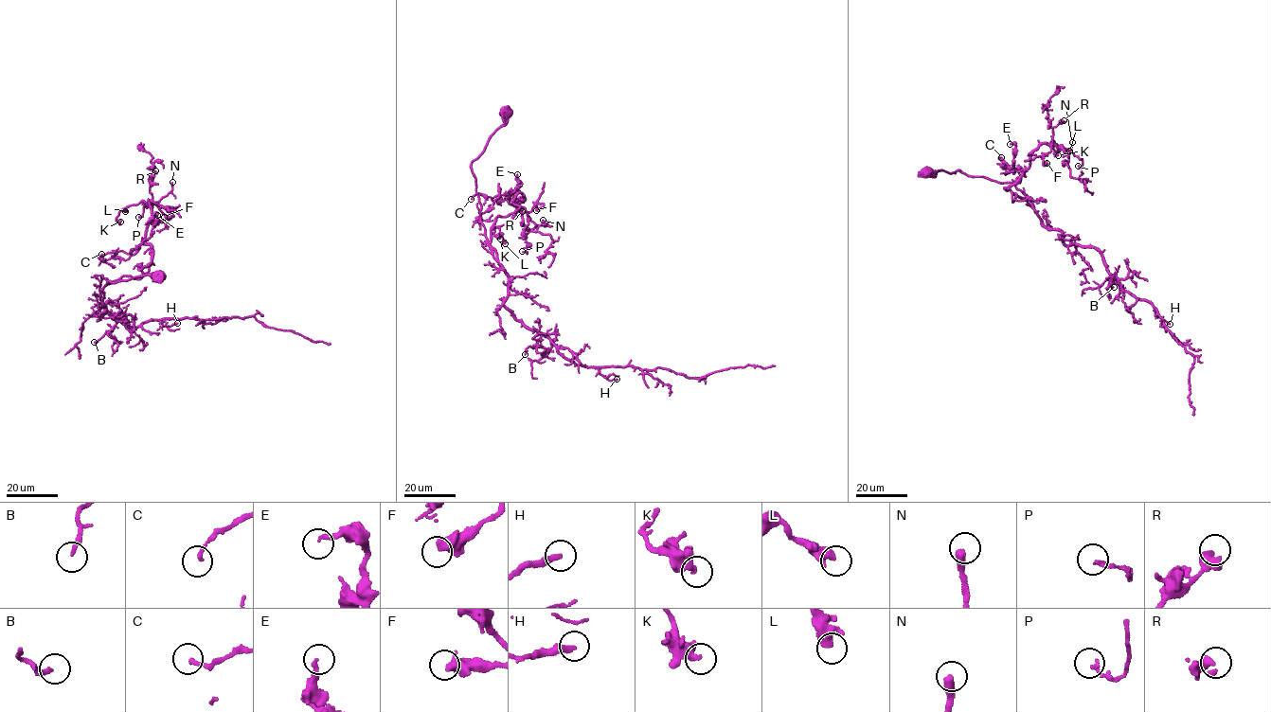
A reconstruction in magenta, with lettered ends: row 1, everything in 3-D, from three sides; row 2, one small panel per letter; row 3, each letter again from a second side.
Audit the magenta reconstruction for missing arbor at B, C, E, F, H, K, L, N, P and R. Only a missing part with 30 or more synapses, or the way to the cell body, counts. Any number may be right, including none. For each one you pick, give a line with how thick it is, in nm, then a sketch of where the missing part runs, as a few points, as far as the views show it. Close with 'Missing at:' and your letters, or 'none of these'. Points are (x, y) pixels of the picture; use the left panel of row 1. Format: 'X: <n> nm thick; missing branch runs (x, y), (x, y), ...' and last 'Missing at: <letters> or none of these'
N: 400 nm thick; missing branch runs (172, 182), (161, 179), (132, 182)
Missing at: N

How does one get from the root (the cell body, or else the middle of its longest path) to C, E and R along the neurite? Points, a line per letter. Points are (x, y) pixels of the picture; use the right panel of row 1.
C: (1070, 245), (1026, 200), (1015, 193), (1012, 201), (1004, 188), (1023, 172), (1007, 172), (1001, 157)
E: (1070, 245), (1004, 188), (1023, 172), (1011, 169), (1015, 144), (1010, 144)
R: (1070, 245), (1004, 188), (1029, 166), (1030, 153), (1052, 142), (1052, 128), (1064, 120)

